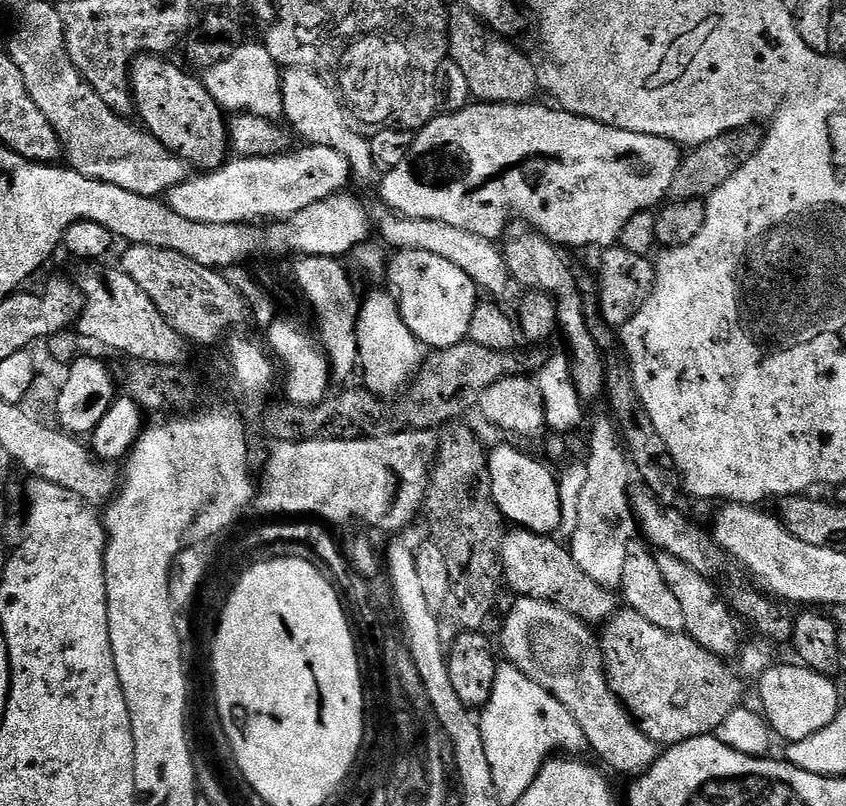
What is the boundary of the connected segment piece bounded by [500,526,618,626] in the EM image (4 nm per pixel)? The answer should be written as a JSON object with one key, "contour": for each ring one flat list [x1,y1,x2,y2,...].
{"contour":[[509,527,500,547,500,564,503,567,505,585,509,585,514,592,512,594,519,597,535,596,539,599,549,599,589,625,607,623,618,610,617,595,611,589,602,587,594,578,590,578,574,562,571,551,552,539,556,538,532,532,528,528]]}

